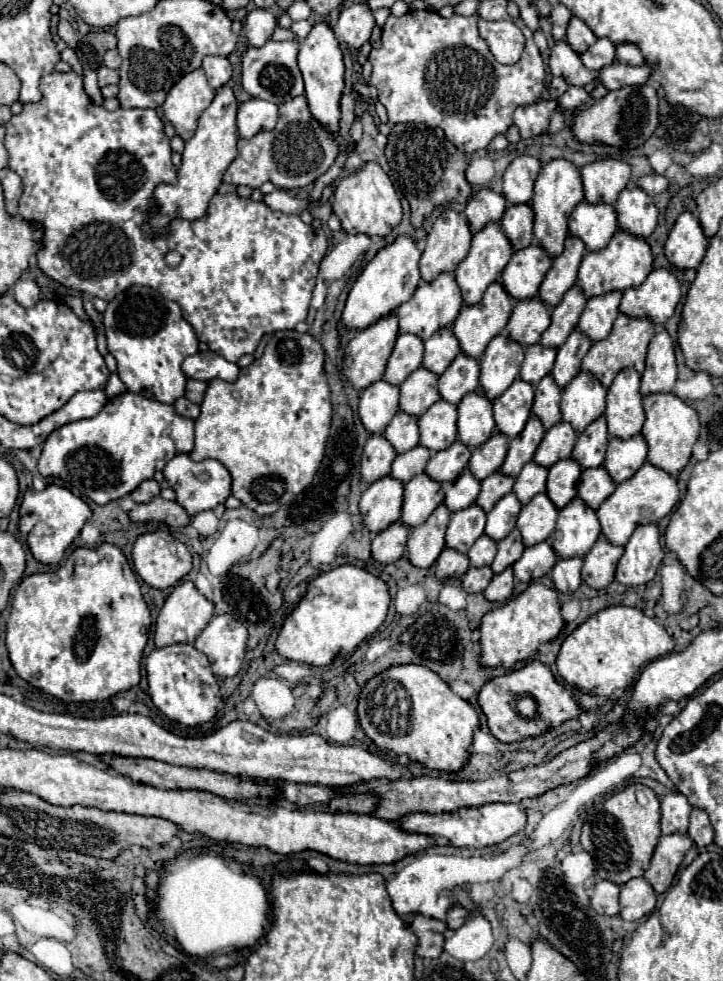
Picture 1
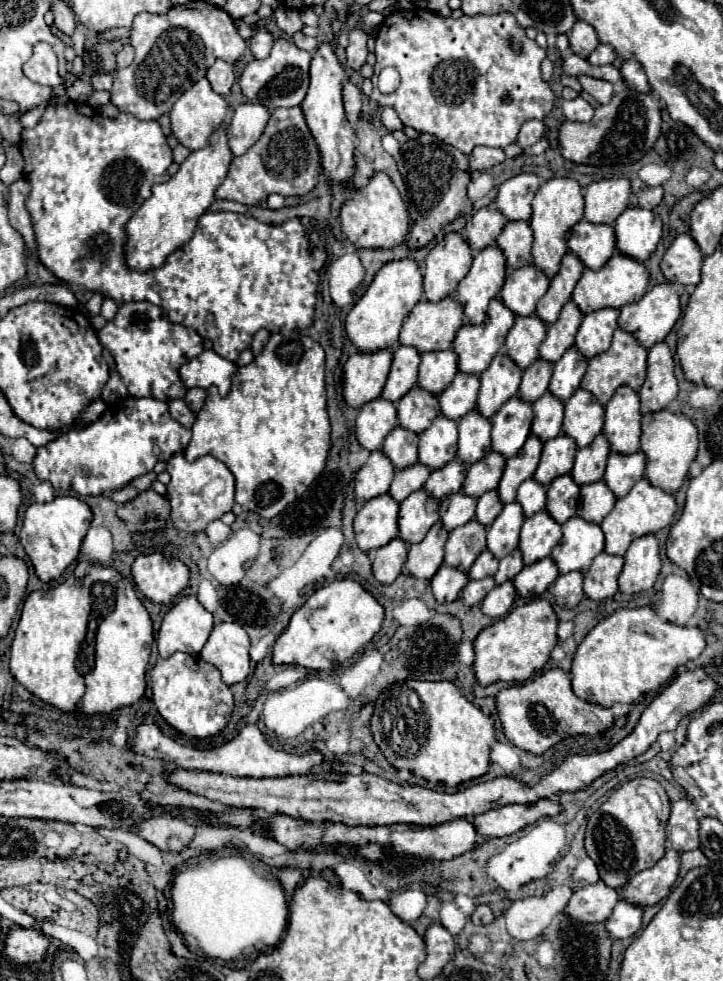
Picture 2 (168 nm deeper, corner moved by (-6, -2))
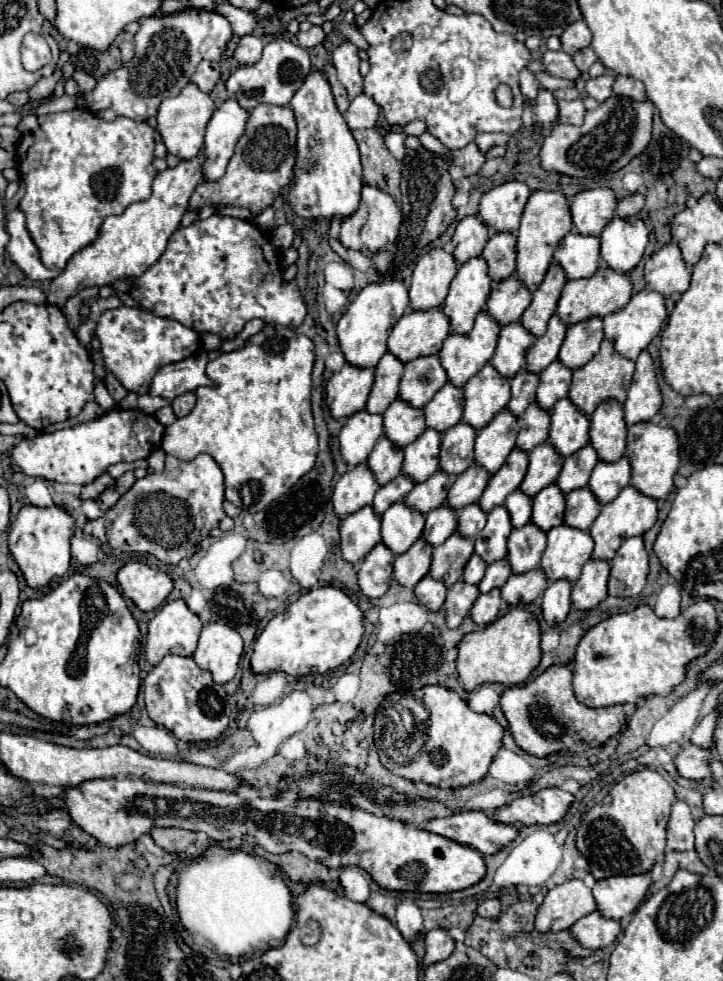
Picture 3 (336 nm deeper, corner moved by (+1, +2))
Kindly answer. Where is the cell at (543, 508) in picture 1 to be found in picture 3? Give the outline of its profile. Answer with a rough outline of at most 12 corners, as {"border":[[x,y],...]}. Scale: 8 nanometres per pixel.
{"border":[[532,521],[512,529],[508,559],[512,573],[536,569],[546,533]]}

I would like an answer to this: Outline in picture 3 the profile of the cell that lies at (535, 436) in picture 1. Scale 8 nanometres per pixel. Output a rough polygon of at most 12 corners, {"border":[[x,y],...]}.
{"border":[[514,449],[490,477],[480,507],[490,511],[520,487],[528,453]]}

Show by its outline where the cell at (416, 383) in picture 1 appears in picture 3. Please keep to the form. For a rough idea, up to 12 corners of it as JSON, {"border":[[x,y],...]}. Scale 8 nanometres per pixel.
{"border":[[396,399],[384,411],[384,433],[406,447],[426,429],[424,409]]}

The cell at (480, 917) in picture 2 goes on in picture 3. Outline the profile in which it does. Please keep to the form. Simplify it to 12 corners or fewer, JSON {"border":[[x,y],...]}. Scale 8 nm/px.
{"border":[[498,899],[478,905],[476,915],[496,919],[502,911]]}

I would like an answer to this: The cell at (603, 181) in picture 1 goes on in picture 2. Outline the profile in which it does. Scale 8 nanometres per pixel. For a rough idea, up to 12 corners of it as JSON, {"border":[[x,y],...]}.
{"border":[[627,179],[595,181],[583,191],[585,219],[609,223],[629,207]]}

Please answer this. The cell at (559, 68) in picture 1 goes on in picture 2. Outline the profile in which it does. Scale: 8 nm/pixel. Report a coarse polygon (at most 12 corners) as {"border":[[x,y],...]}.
{"border":[[581,75],[583,91],[599,105],[609,103],[615,85]]}

